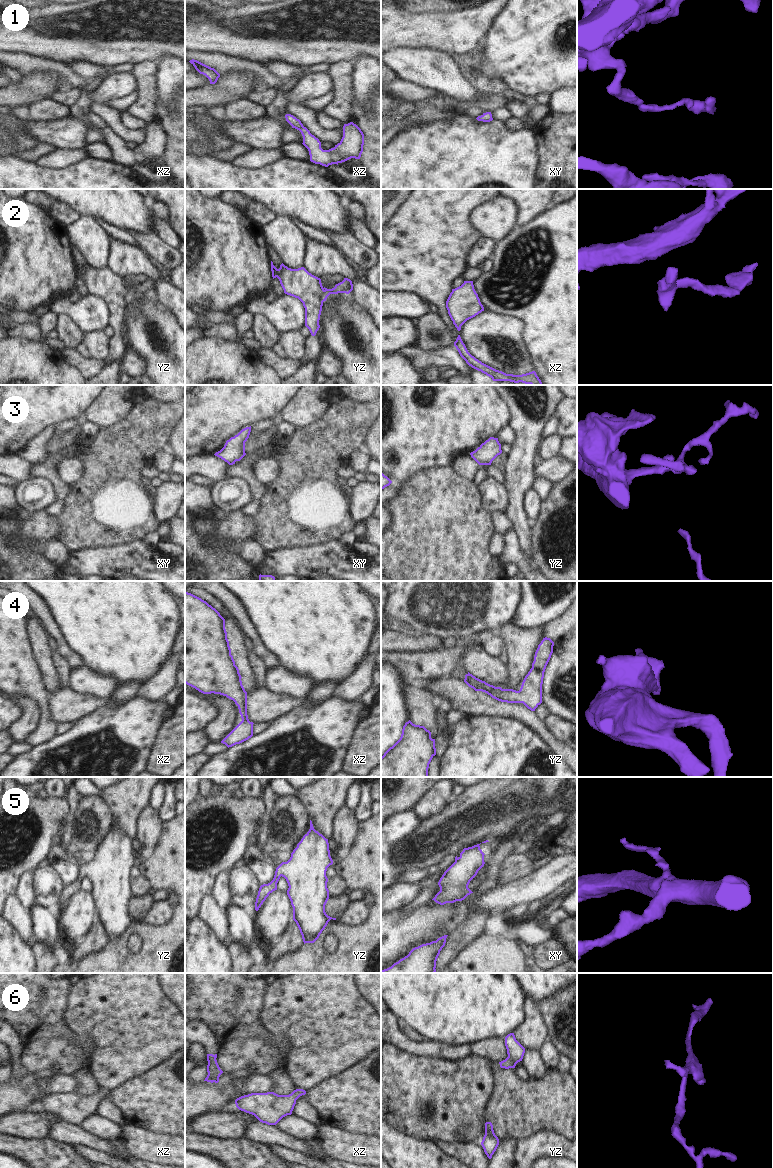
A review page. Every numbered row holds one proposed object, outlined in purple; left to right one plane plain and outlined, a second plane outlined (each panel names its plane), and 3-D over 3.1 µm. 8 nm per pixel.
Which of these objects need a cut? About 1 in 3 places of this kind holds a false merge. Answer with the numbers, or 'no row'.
no row

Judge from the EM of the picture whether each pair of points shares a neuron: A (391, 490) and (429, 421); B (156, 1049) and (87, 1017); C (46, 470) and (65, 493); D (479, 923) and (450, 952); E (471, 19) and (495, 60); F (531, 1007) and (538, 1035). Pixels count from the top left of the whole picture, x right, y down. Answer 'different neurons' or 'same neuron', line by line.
A: different neurons
B: same neuron
C: same neuron
D: same neuron
E: different neurons
F: same neuron

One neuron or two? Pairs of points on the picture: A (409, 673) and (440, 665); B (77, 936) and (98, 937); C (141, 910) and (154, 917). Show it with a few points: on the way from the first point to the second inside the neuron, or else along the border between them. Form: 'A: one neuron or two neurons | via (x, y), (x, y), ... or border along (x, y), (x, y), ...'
A: one neuron | via (417, 671), (421, 671), (427, 665), (432, 665)
B: two neurons | border along (96, 919), (90, 931), (77, 944)
C: two neurons | border along (155, 902), (140, 918)

